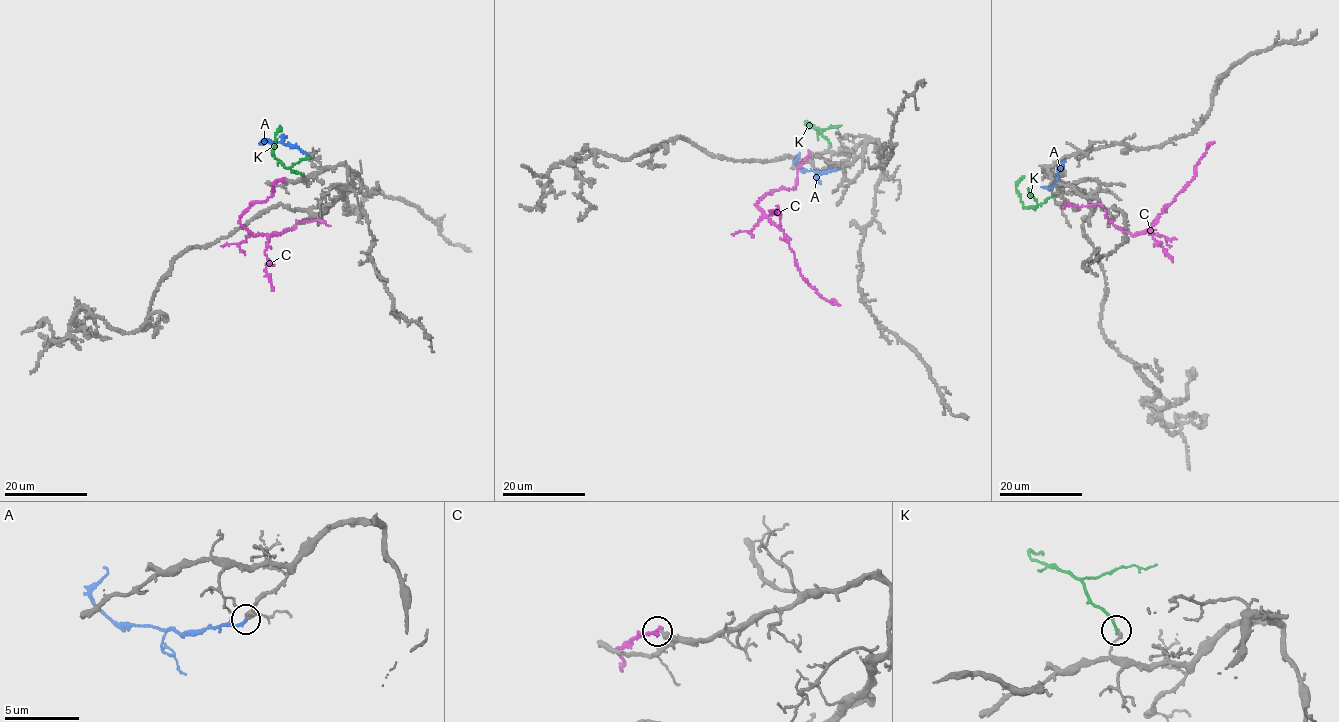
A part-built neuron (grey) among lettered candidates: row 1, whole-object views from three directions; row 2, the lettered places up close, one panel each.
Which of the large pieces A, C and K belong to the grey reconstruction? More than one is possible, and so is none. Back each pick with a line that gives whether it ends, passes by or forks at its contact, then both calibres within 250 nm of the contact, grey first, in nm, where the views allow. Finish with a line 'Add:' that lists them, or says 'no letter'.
A: it ends | 260/200 nm
Add: A

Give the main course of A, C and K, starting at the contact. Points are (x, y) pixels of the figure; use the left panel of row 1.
A: (307, 153), (283, 142), (261, 142), (264, 142), (263, 138)
C: (283, 179), (264, 201), (252, 202), (241, 225), (267, 235), (298, 221), (329, 225)
K: (303, 175), (284, 167), (274, 155), (275, 134), (280, 127)

